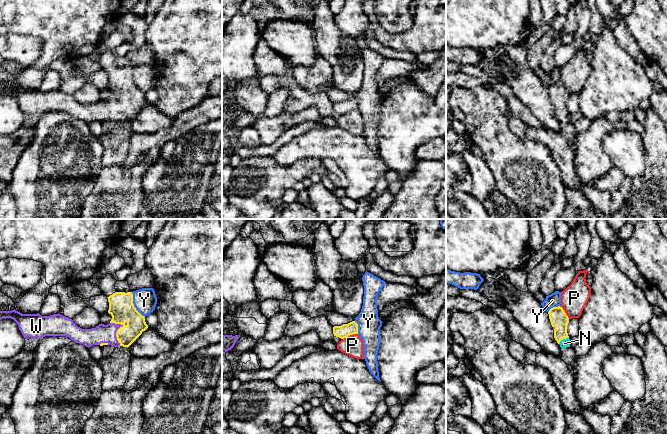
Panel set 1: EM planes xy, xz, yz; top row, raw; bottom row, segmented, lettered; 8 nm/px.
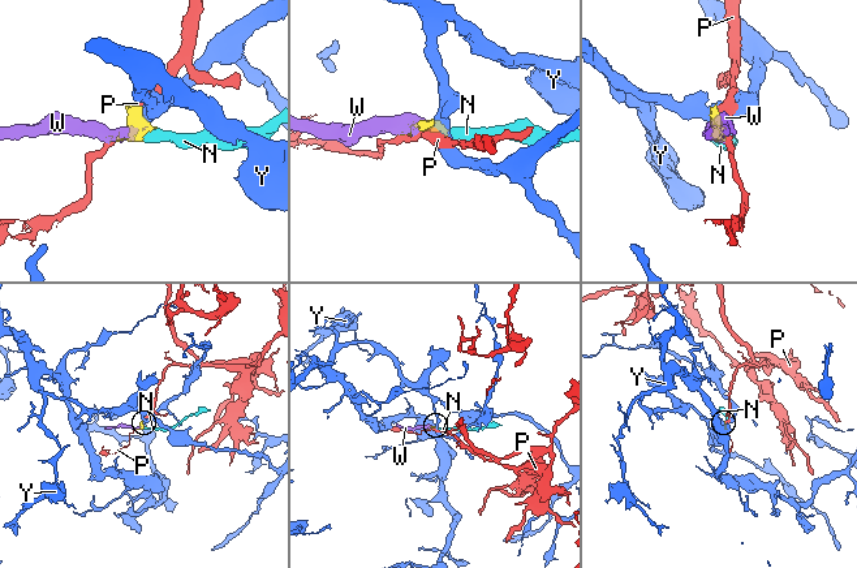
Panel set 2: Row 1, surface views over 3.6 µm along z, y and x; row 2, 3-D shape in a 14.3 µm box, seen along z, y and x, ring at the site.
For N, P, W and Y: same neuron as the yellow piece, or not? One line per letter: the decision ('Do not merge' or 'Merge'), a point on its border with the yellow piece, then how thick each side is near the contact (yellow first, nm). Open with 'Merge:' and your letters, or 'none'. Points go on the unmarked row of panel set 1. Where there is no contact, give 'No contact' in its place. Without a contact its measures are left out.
Merge: N, W
N: Merge. Touches yellow at yz (563, 114). Thickness 140 nm (yellow) against 70 nm
P: Do not merge. Touches yellow at xz (349, 111). Thickness 110 nm (yellow) against 160 nm
W: Merge. Touches yellow at xy (116, 109). Thickness 200 nm (yellow) against 150 nm
Y: Do not merge. Touches yellow at xy (133, 81). Thickness 200 nm (yellow) against 190 nm

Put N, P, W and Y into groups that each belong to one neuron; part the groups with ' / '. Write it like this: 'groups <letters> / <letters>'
groups N W / P / Y

